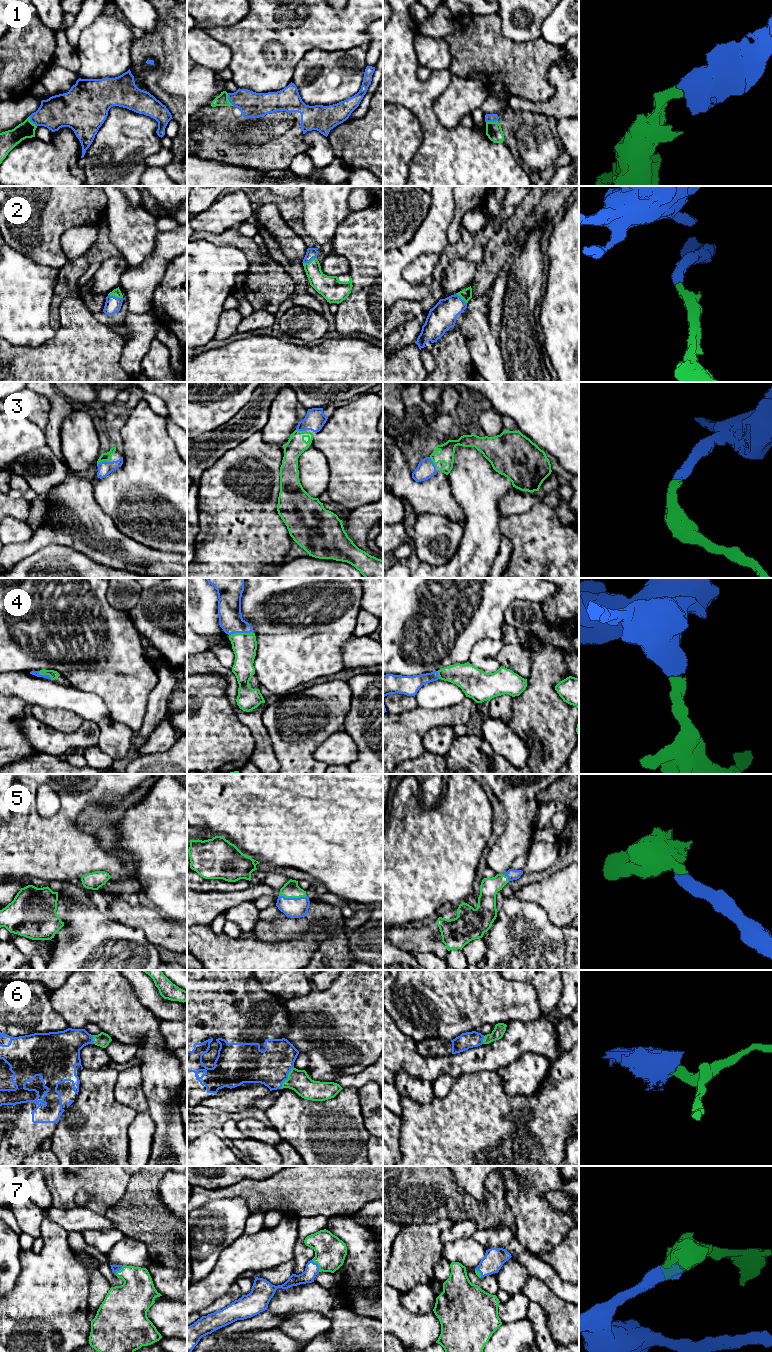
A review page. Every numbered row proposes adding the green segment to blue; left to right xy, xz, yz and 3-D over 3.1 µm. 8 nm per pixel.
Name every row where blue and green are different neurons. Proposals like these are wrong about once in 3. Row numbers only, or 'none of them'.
none of them

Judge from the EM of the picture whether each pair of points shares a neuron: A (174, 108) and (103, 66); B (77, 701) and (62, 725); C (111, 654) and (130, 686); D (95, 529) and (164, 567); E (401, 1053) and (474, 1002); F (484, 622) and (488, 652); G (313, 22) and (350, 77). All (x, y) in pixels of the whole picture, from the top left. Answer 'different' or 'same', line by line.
A: different
B: different
C: same
D: same
E: different
F: different
G: different

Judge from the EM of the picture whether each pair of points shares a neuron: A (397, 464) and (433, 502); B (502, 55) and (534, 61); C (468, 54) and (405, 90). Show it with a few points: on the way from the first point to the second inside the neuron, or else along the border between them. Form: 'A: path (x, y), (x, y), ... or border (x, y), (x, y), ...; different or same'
A: path (401, 475), (422, 495); same
B: path (510, 61), (526, 61); same
C: border (448, 69), (453, 74); different

